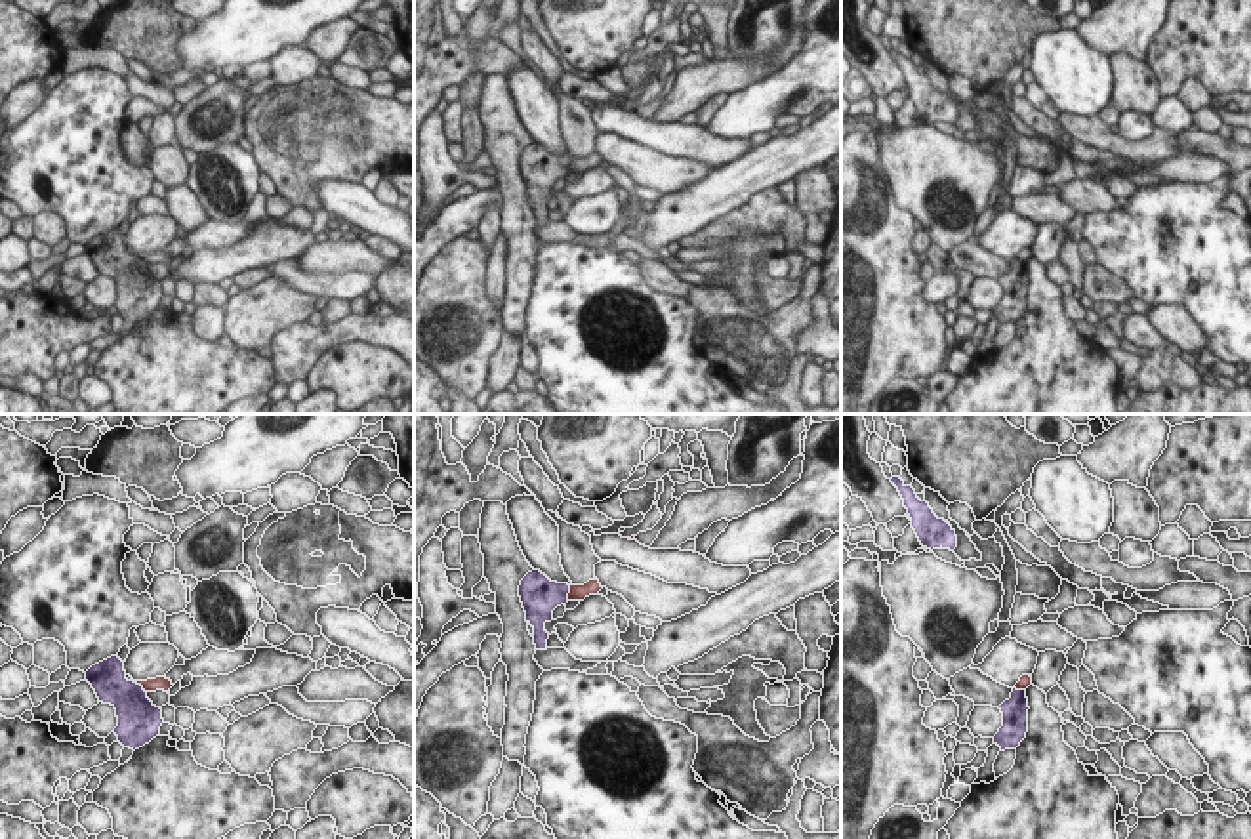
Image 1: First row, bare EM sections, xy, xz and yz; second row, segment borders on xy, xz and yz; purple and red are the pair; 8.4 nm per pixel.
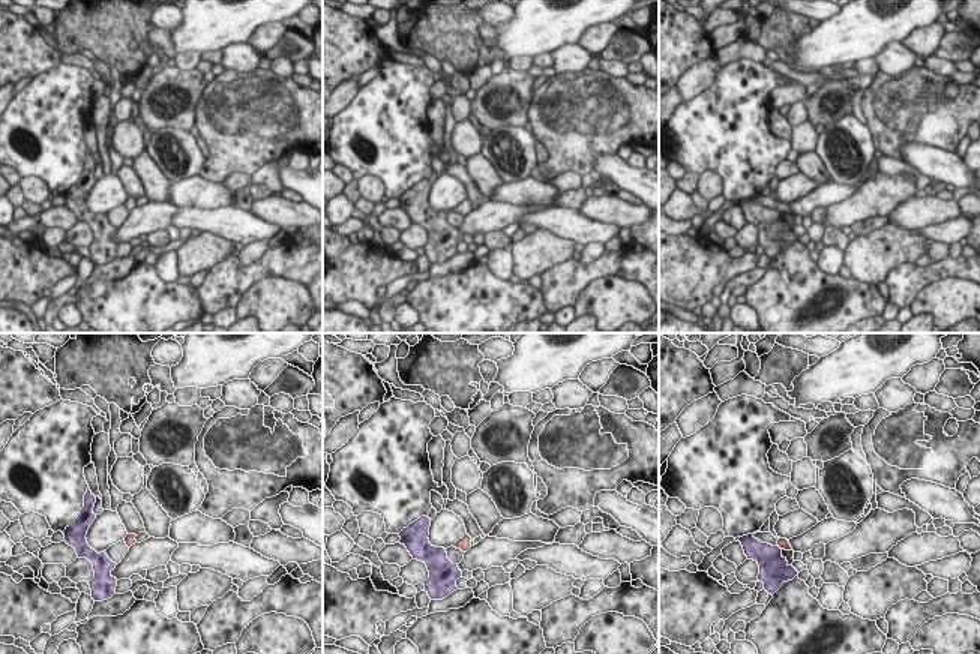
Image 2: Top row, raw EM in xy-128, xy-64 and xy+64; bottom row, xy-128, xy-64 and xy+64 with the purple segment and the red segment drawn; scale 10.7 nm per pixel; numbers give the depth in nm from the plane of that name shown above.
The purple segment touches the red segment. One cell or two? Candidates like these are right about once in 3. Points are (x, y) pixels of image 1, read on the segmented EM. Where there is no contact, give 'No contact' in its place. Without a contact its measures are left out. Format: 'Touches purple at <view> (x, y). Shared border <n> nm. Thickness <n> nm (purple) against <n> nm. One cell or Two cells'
Touches purple at xz (569, 592). Shared border 130 nm. Thickness 320 nm (purple) against 130 nm. Two cells

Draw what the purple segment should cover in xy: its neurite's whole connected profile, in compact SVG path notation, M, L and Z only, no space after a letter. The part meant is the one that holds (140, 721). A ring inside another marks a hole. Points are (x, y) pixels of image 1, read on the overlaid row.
M111 656L86 671L86 681L99 702L116 709L118 726L114 734L124 747L139 749L160 734L162 709L156 707L141 685L128 681L124 662Z

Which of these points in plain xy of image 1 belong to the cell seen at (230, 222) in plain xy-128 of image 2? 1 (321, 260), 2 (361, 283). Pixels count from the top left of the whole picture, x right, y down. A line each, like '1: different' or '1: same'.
1: different
2: same

